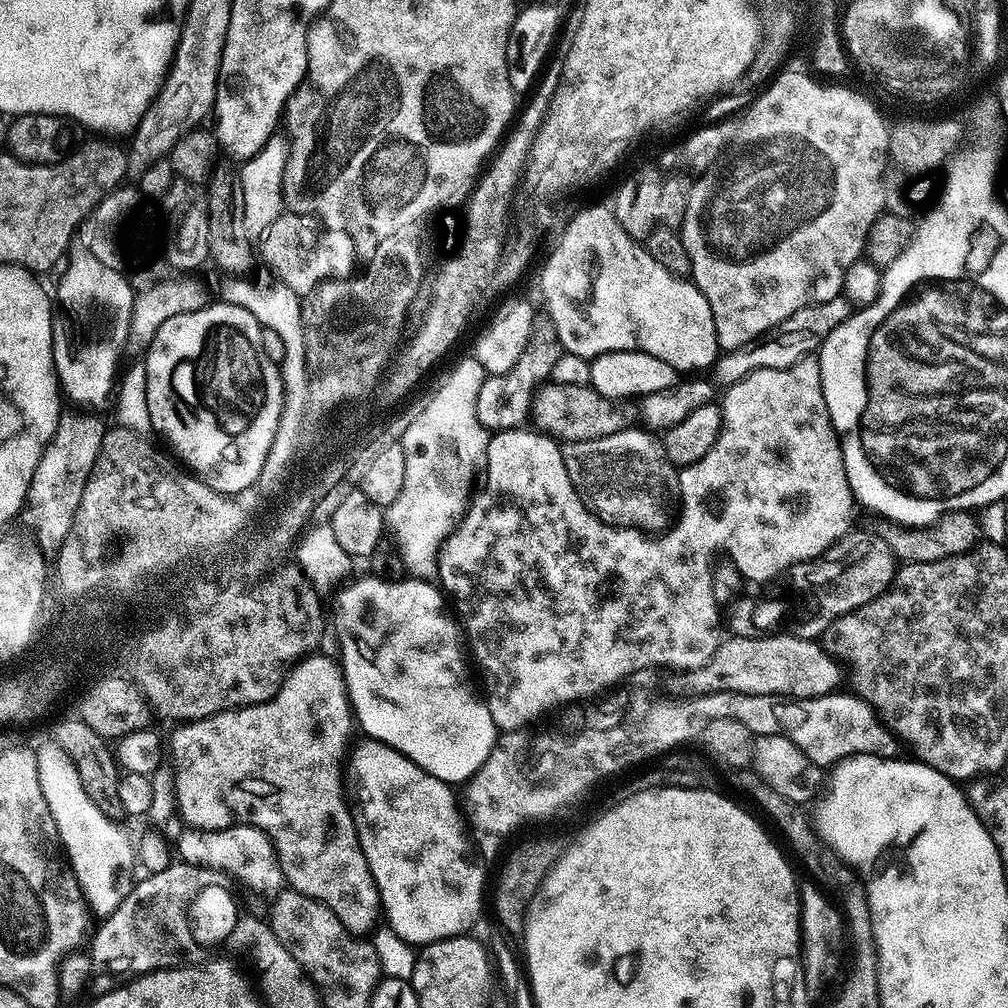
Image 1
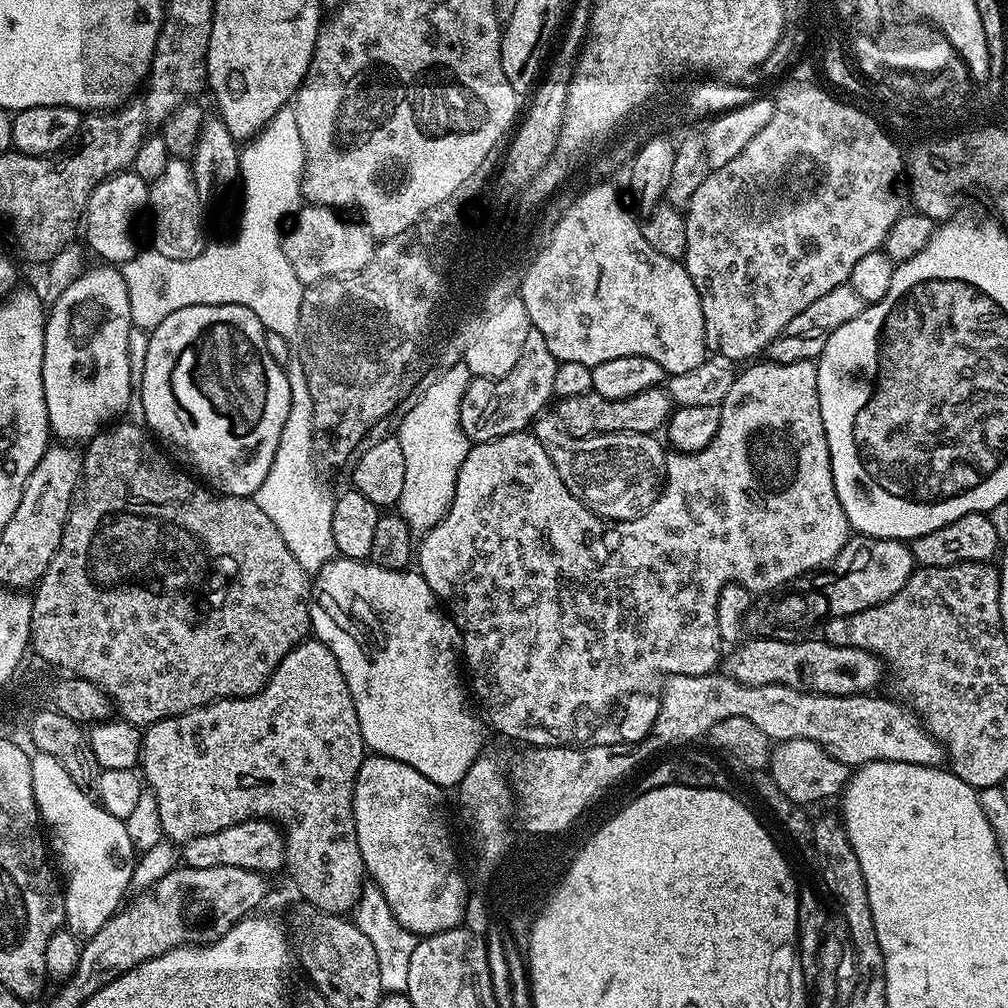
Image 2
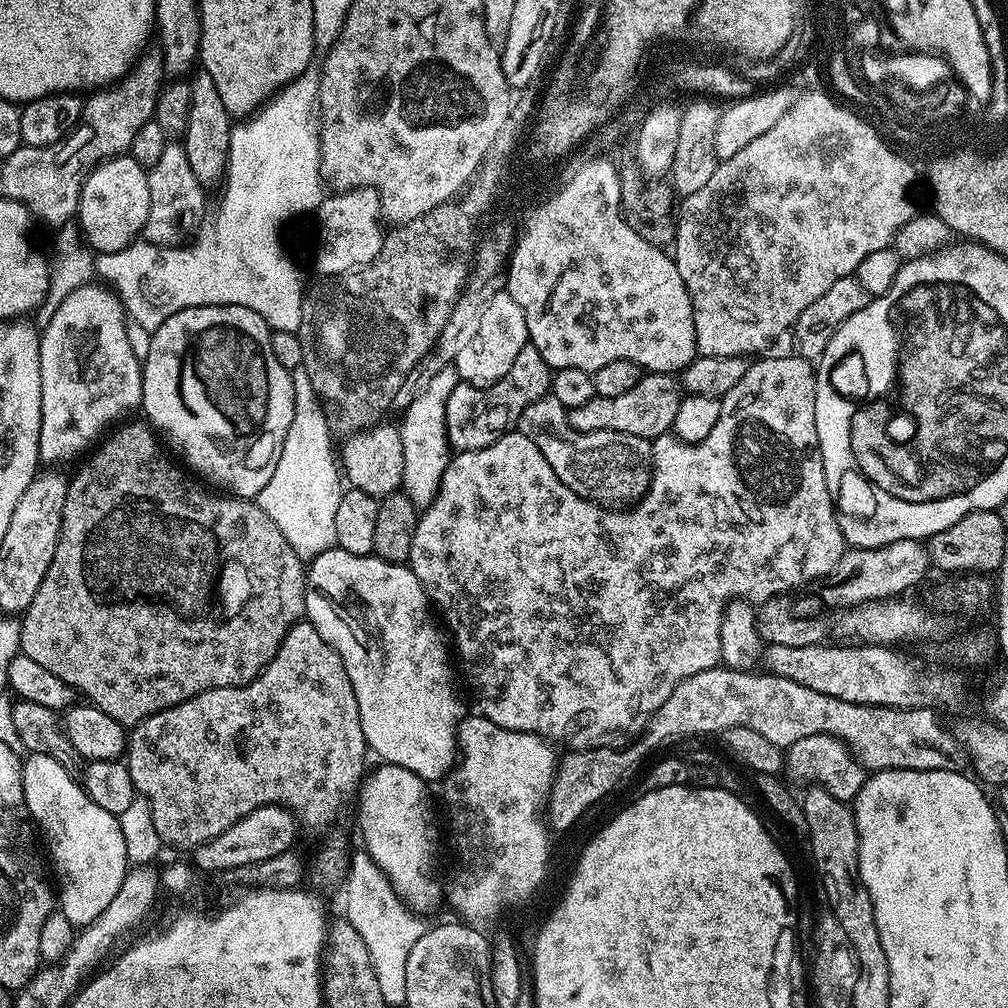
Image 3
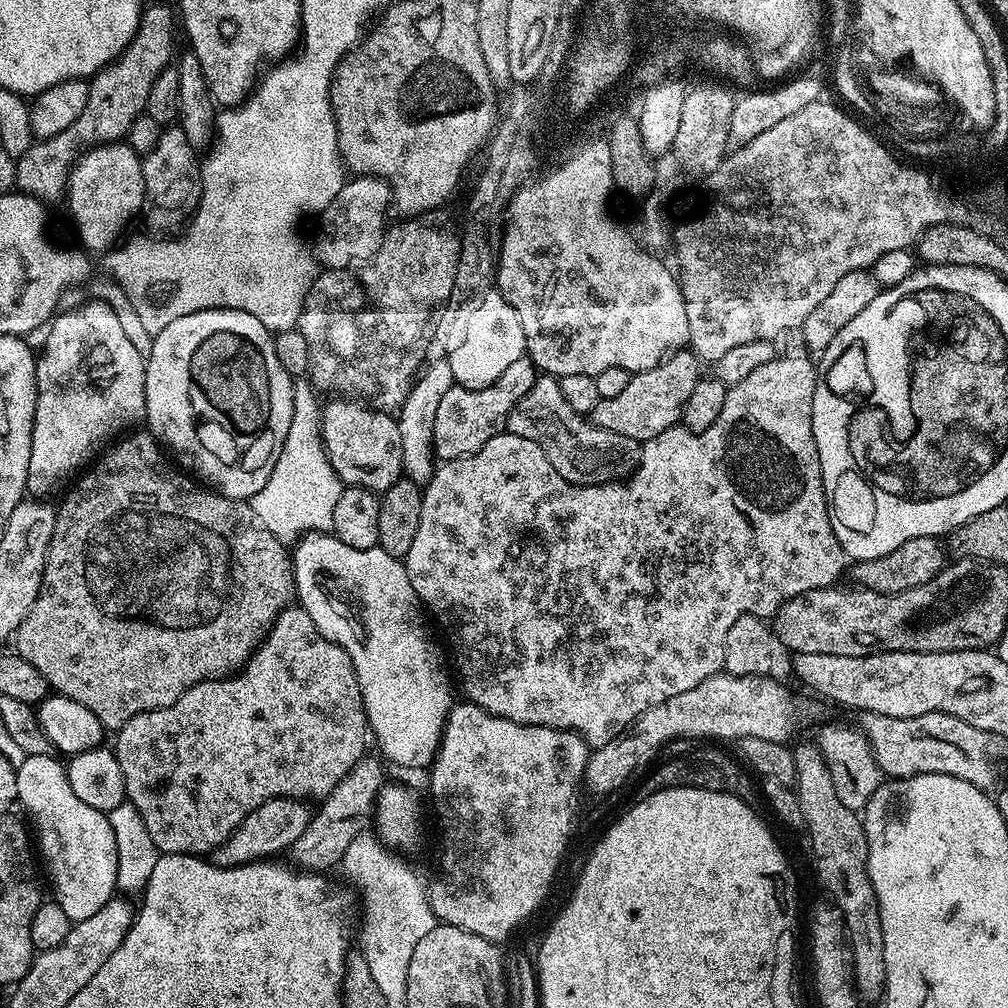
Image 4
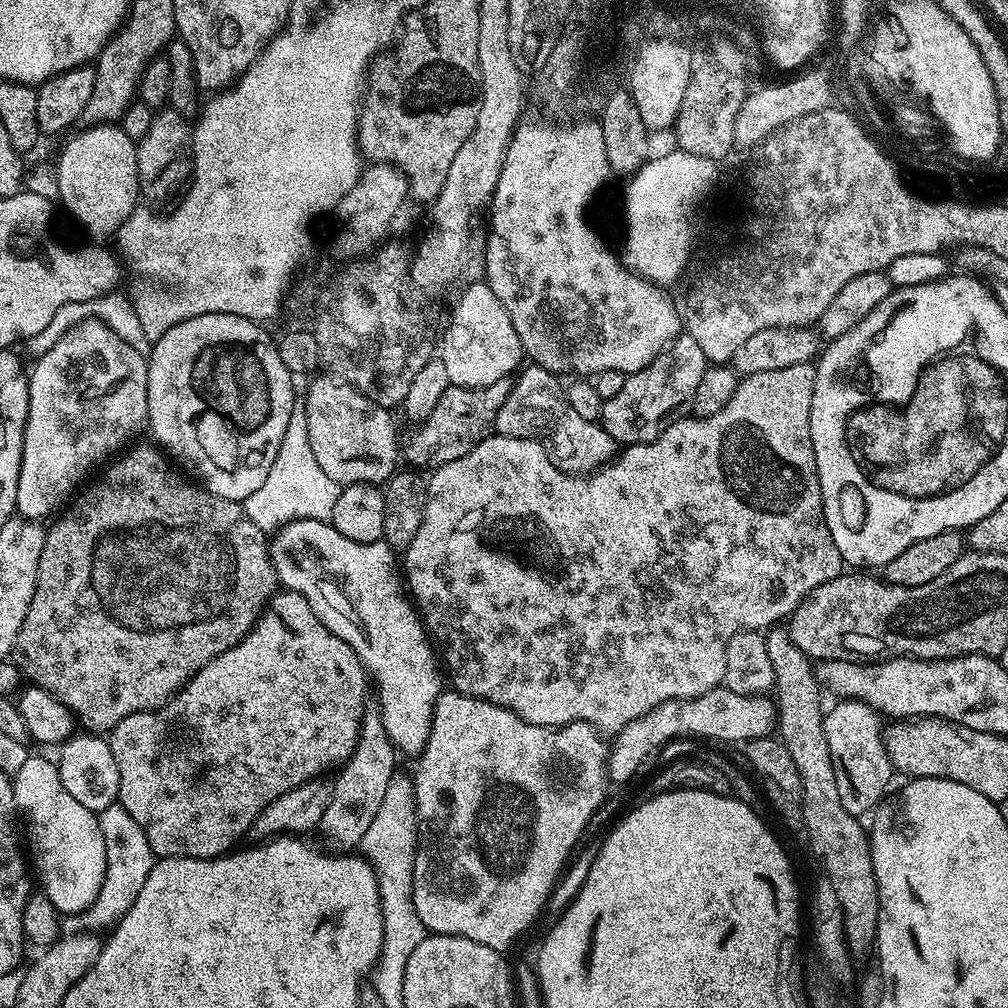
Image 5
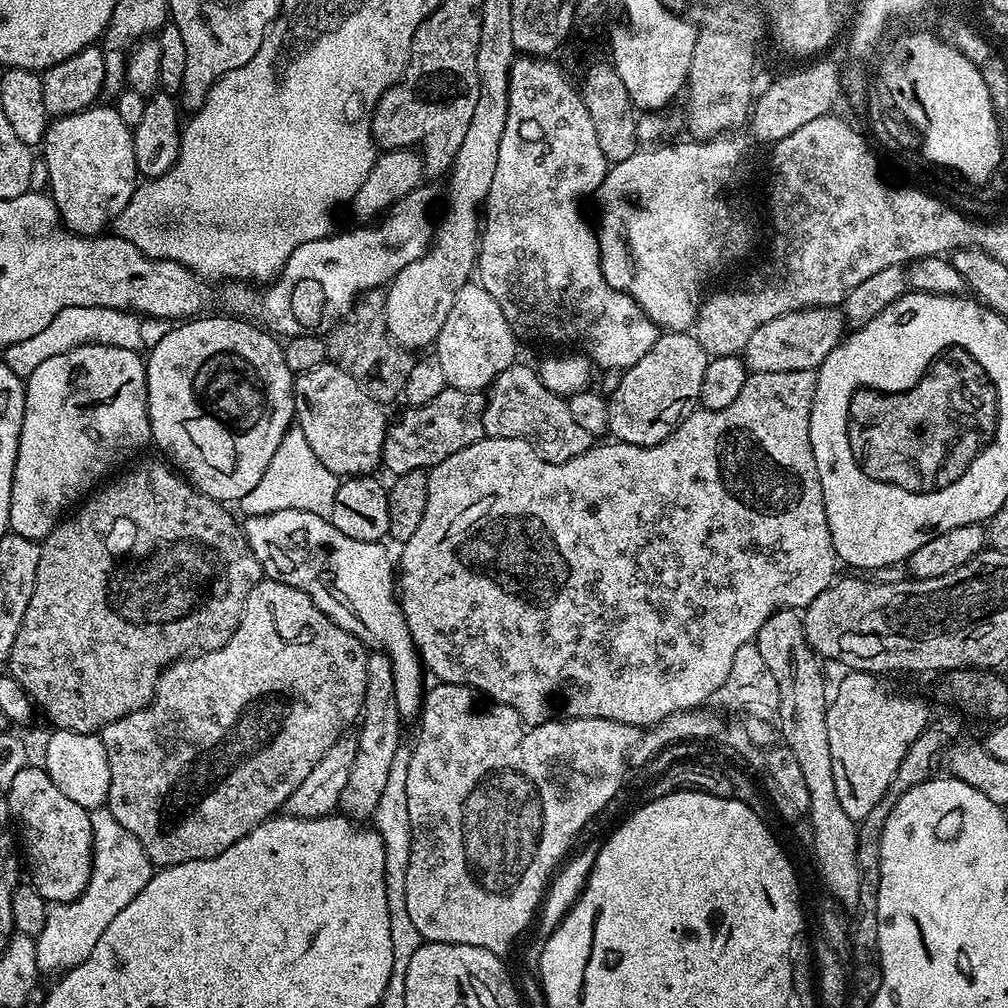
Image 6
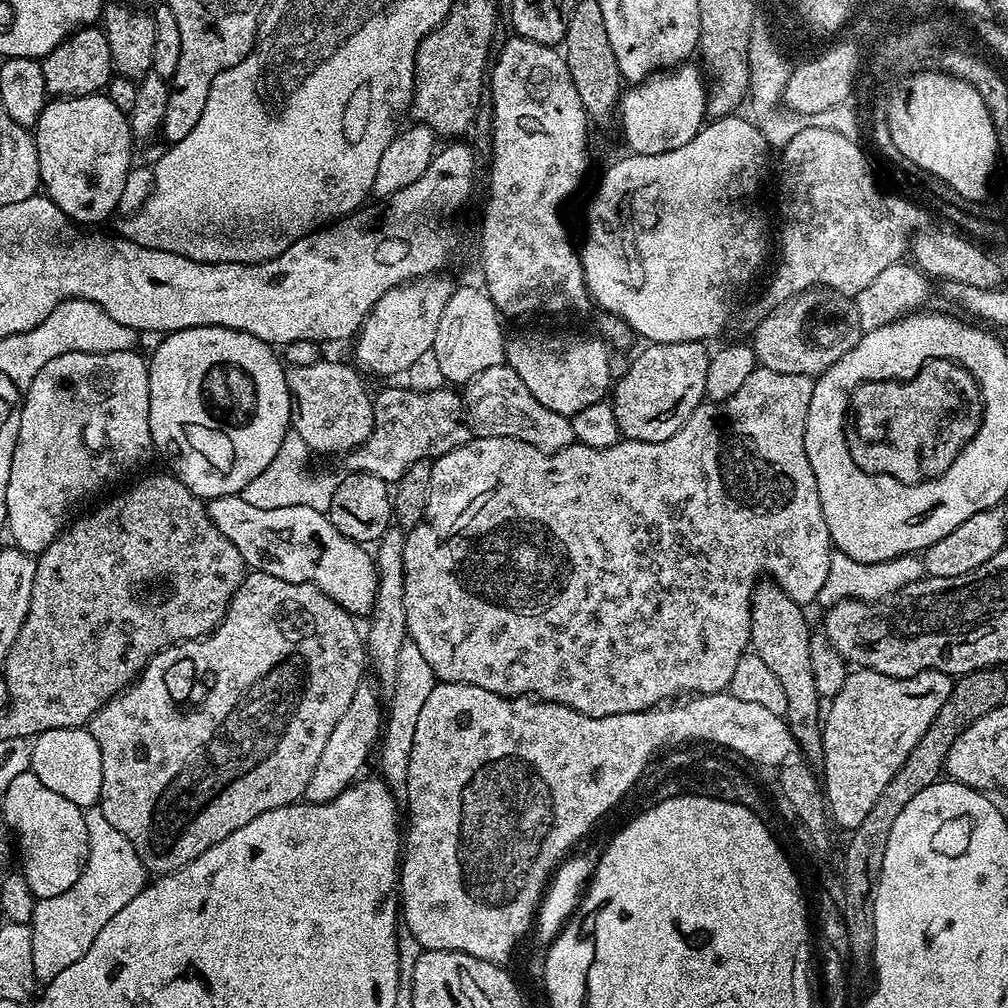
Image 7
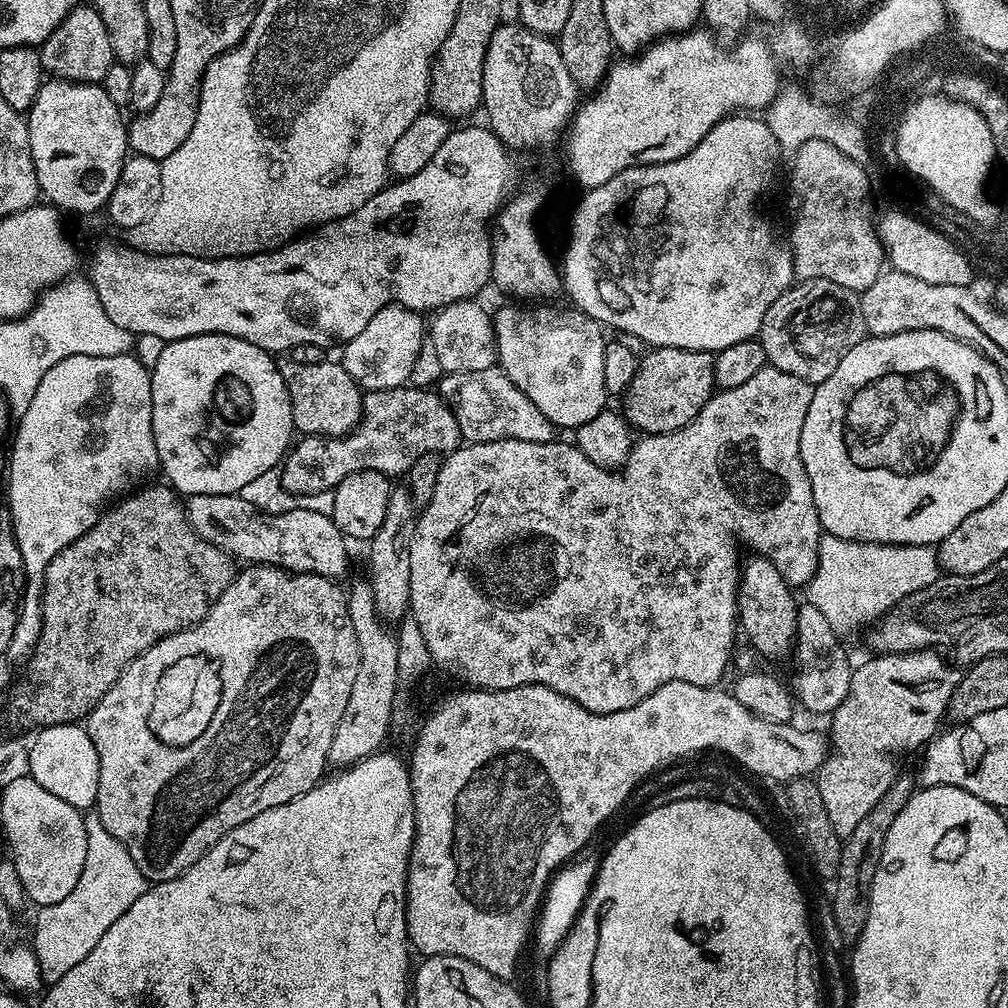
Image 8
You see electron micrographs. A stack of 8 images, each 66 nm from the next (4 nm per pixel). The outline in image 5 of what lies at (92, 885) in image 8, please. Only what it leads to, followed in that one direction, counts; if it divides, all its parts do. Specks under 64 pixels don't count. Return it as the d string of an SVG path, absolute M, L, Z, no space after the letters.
M119 802L107 806L98 815L100 817L100 829L102 830L102 842L106 846L106 870L102 878L102 886L98 890L98 898L94 898L94 902L84 912L79 913L79 915L69 915L63 921L63 931L68 934L98 930L94 928L106 930L115 925L116 921L121 920L125 912L130 910L130 906L134 906L134 898L138 898L138 890L142 890L142 886L146 886L146 878L150 878L150 870L154 863L152 847L142 830L142 826L138 826L138 822L134 822L134 818L130 818L130 814L126 814L126 810Z

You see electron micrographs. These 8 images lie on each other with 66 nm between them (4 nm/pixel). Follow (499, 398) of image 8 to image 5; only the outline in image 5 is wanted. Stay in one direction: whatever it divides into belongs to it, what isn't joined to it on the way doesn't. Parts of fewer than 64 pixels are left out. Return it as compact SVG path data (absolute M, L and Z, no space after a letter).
M529 363L521 367L518 375L512 380L512 389L506 394L506 400L502 402L498 410L495 431L501 436L510 438L540 441L548 449L548 456L554 462L554 466L558 466L563 472L573 474L595 472L597 468L604 467L617 455L616 440L610 438L610 434L606 434L606 430L597 421L582 418L582 414L575 412L574 406L570 406L568 401L565 385L563 383L560 385L556 380L559 380L557 373L547 372L545 368L540 368L537 364Z

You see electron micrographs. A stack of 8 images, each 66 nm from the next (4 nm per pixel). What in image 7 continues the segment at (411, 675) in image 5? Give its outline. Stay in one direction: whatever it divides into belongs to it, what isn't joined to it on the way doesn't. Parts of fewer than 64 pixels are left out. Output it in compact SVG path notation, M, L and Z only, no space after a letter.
M243 495L220 496L217 500L207 501L208 517L214 522L216 529L242 554L245 565L257 572L265 572L274 578L282 578L286 582L313 584L322 594L326 594L338 606L342 606L353 618L367 617L376 606L376 587L380 579L376 573L376 562L373 553L363 544L355 544L346 538L328 520L325 513L314 510L310 506L278 506L278 510L262 510L258 506L250 506Z

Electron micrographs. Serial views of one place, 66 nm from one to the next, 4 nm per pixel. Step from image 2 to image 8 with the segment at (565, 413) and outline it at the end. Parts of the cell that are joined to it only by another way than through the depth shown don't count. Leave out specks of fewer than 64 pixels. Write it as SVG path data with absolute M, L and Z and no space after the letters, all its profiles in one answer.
M657 348L645 351L628 389L622 415L637 433L657 436L686 426L714 395L714 356L711 352Z

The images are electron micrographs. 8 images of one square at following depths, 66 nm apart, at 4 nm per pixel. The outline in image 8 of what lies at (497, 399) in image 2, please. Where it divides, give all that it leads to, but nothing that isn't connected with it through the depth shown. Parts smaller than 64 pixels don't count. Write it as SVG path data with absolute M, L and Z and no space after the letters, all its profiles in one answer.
M405 386L365 391L363 398L364 415L348 435L301 435L289 447L279 469L280 481L287 492L294 496L328 494L342 478L358 470L374 470L389 478L403 477L420 455L447 454L461 447L456 414L451 404L435 391Z

